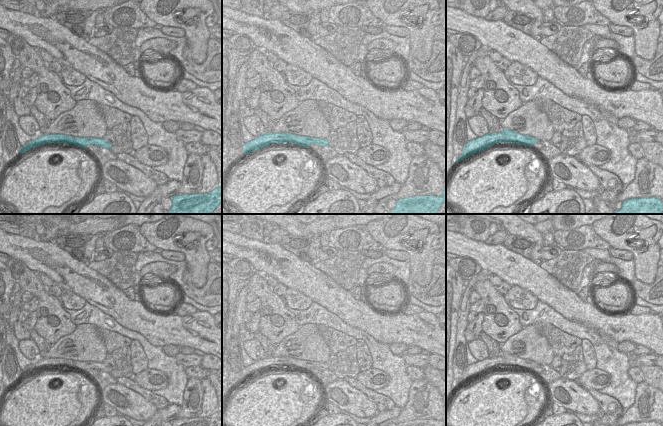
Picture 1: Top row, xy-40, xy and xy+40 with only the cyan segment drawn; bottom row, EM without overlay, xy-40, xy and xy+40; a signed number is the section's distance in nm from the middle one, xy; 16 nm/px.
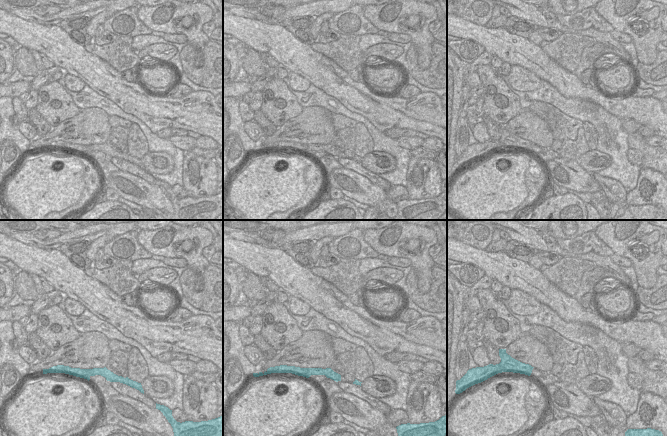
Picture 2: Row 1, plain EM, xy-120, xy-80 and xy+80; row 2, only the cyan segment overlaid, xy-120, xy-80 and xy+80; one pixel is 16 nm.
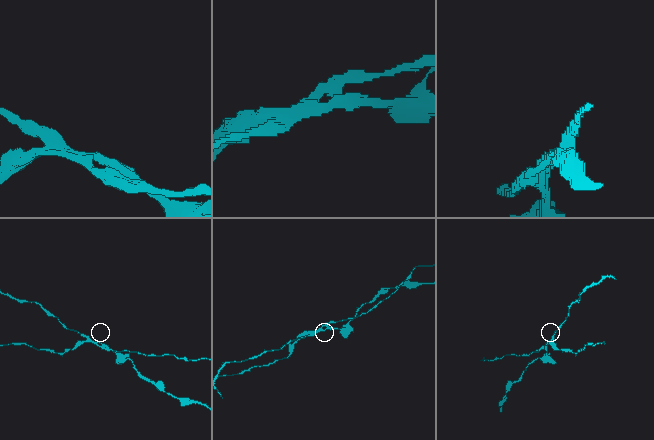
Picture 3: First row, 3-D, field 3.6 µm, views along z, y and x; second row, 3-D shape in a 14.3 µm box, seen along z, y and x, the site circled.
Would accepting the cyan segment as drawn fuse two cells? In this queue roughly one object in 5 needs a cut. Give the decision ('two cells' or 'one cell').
two cells

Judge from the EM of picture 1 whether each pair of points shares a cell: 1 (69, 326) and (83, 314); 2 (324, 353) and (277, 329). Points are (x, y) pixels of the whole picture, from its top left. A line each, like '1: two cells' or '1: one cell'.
1: two cells
2: two cells

